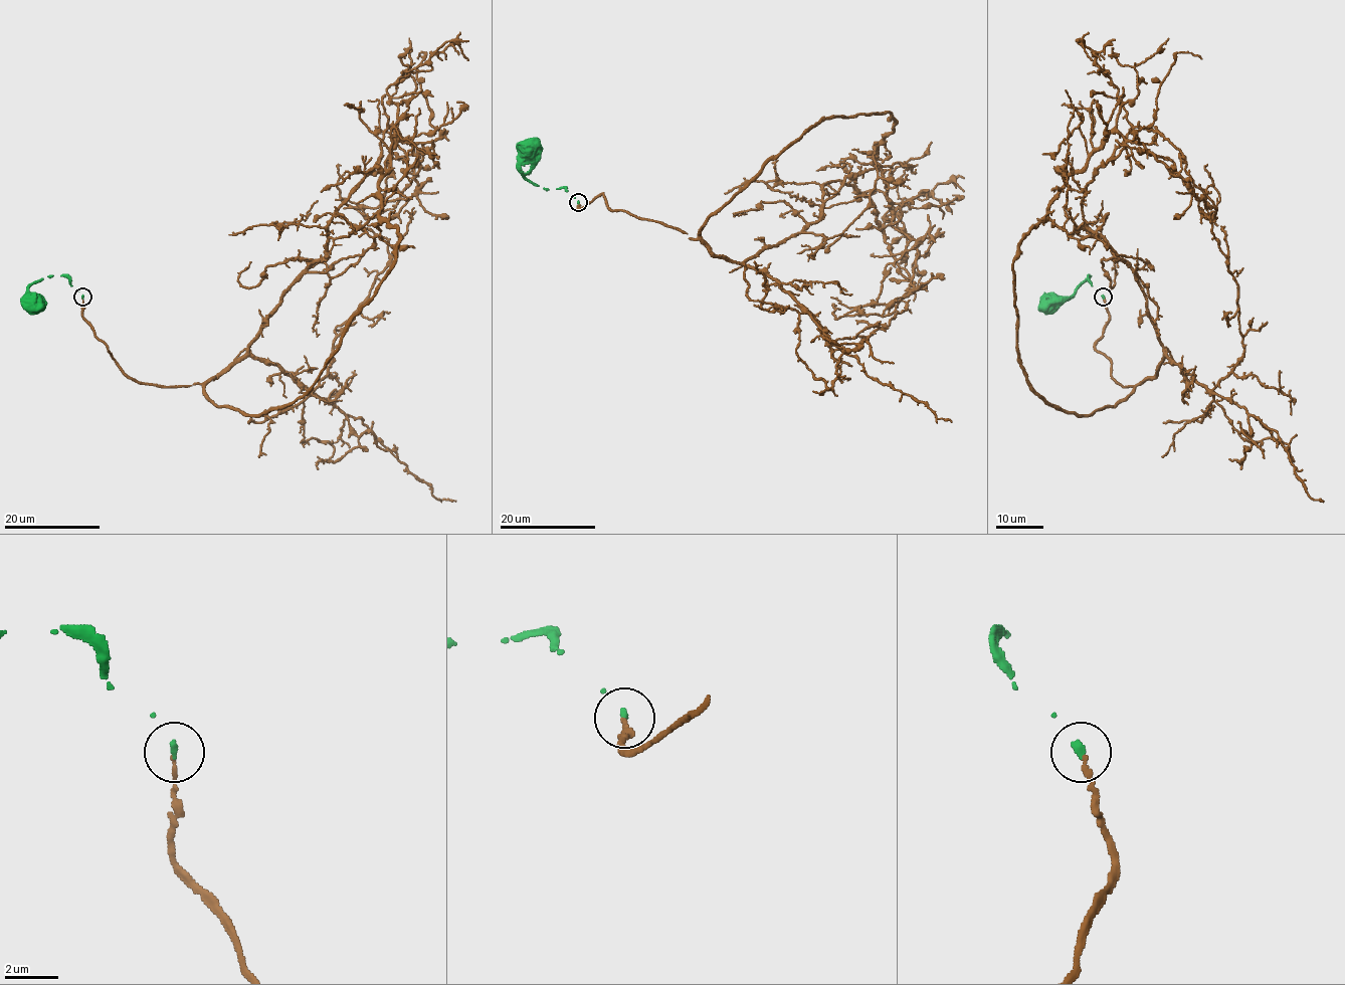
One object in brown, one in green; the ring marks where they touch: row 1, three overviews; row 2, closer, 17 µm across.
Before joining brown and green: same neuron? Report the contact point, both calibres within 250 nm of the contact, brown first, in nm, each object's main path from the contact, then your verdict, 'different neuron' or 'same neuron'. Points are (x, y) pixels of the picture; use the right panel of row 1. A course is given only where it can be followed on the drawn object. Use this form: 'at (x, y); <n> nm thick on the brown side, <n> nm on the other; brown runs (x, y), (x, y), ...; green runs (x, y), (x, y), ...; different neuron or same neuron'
at (1103, 297); 170 nm thick on the brown side, 220 nm on the other; brown runs (1103, 298), (1095, 348), (1140, 384), (1076, 415), (1020, 361), (1017, 245), (1202, 58); green runs (1103, 297), (1091, 284), (1090, 275), (1070, 298), (1051, 300), (1048, 304); same neuron

